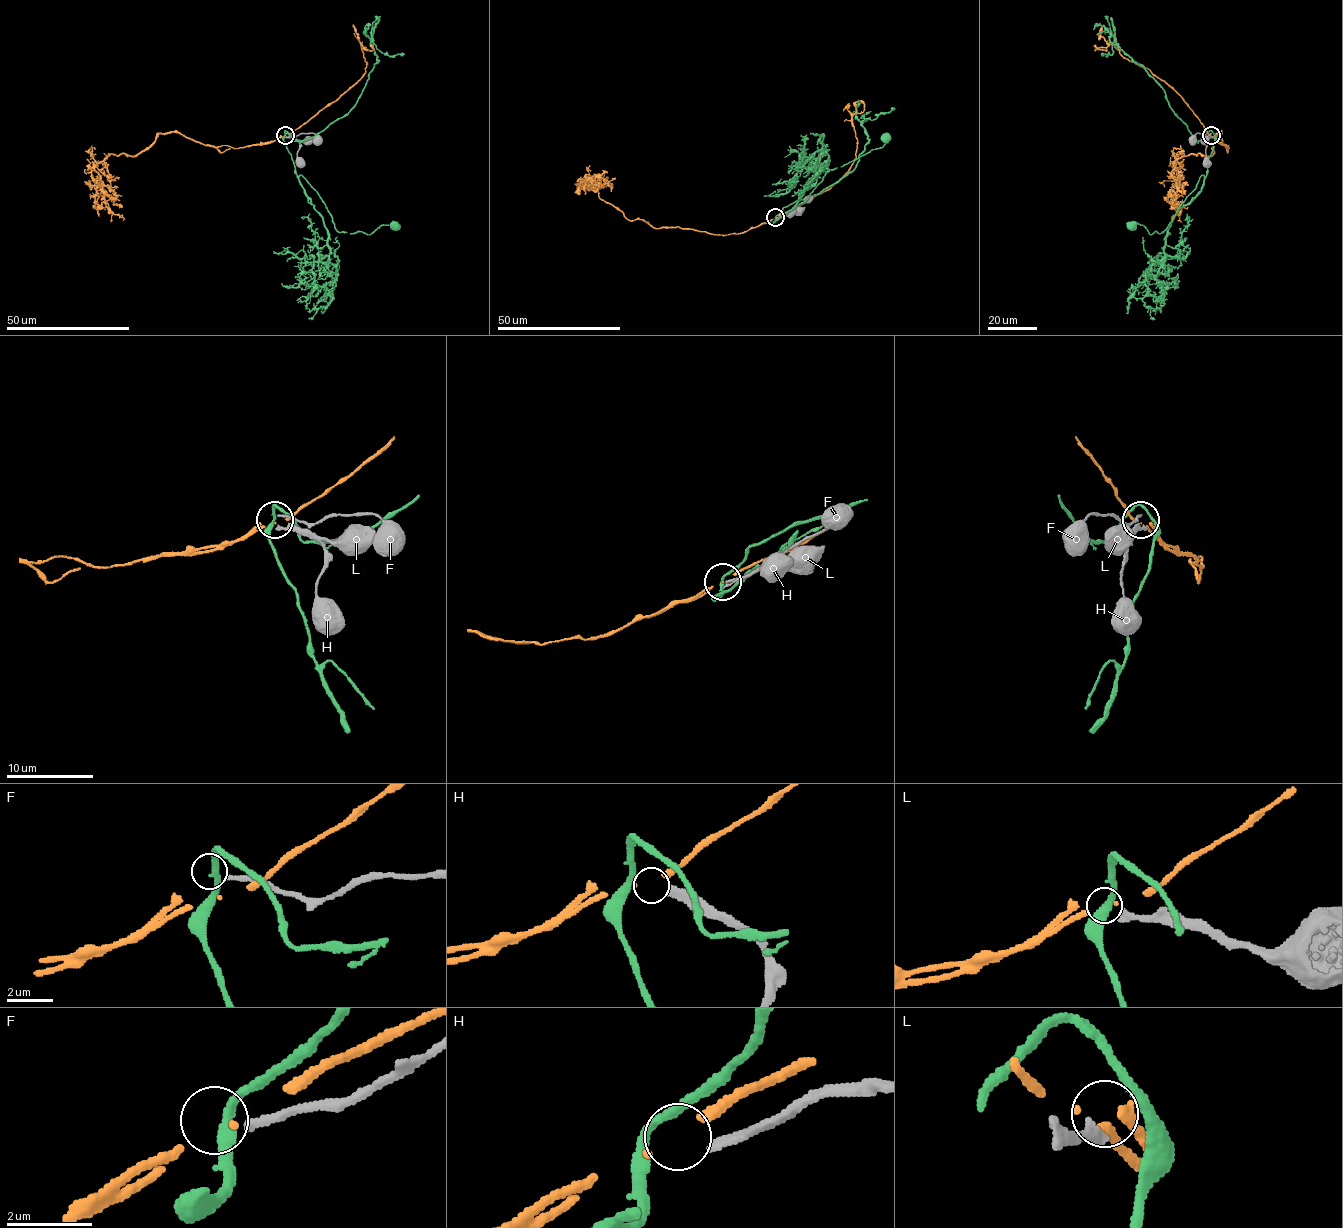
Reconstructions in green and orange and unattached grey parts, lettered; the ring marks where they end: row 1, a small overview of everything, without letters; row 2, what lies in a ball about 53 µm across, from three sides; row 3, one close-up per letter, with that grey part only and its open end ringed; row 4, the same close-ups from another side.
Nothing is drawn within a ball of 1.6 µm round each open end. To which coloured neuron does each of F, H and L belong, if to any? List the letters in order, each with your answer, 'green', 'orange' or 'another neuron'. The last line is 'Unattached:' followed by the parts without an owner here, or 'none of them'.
F: another neuron
H: orange
L: another neuron
Unattached: F, L

